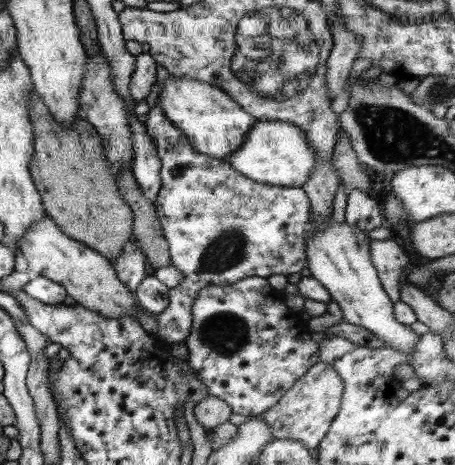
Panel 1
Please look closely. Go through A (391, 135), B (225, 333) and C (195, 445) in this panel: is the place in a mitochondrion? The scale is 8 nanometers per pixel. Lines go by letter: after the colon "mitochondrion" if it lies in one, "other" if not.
A: mitochondrion
B: mitochondrion
C: other

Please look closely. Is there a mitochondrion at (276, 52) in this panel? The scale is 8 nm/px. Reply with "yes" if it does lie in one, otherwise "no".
yes

